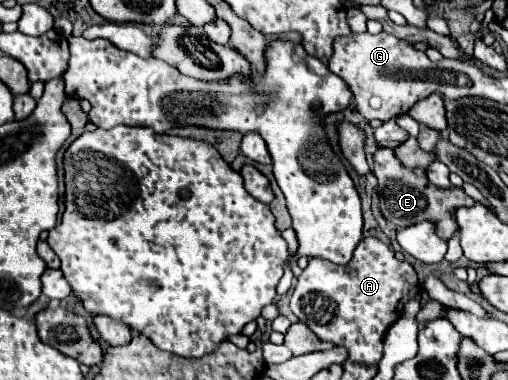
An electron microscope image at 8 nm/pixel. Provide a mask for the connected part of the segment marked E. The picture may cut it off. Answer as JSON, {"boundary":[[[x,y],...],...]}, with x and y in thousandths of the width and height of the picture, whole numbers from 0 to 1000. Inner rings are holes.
{"boundary":[[[746,392],[738,403],[738,429],[734,429],[734,455],[746,471],[746,545],[754,571],[774,582],[785,603],[825,587],[825,582],[856,582],[864,587],[864,624],[876,634],[892,618],[902,592],[898,592],[896,558],[900,545],[927,545],[935,529],[915,513],[911,497],[884,497],[872,503],[864,492],[852,492],[841,482],[837,450],[833,445],[797,445],[785,434],[785,424],[774,408],[774,392]]]}

